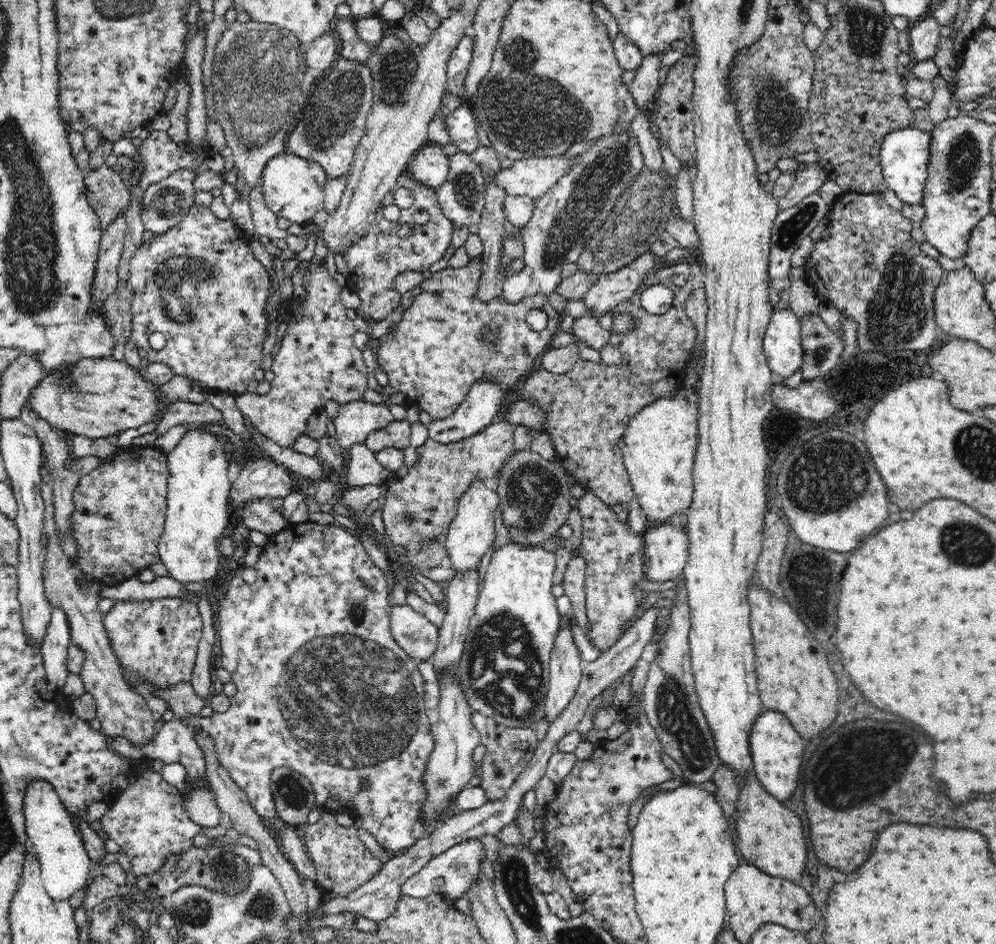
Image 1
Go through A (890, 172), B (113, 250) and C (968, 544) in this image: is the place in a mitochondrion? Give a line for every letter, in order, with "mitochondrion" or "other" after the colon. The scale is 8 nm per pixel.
A: other
B: other
C: mitochondrion

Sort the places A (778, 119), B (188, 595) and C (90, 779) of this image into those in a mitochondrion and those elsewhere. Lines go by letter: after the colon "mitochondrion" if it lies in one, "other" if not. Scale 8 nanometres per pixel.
A: mitochondrion
B: other
C: other

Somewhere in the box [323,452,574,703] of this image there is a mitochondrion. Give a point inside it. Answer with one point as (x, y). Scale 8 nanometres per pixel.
(532, 489)

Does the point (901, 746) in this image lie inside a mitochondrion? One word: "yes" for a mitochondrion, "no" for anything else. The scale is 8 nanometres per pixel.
yes

